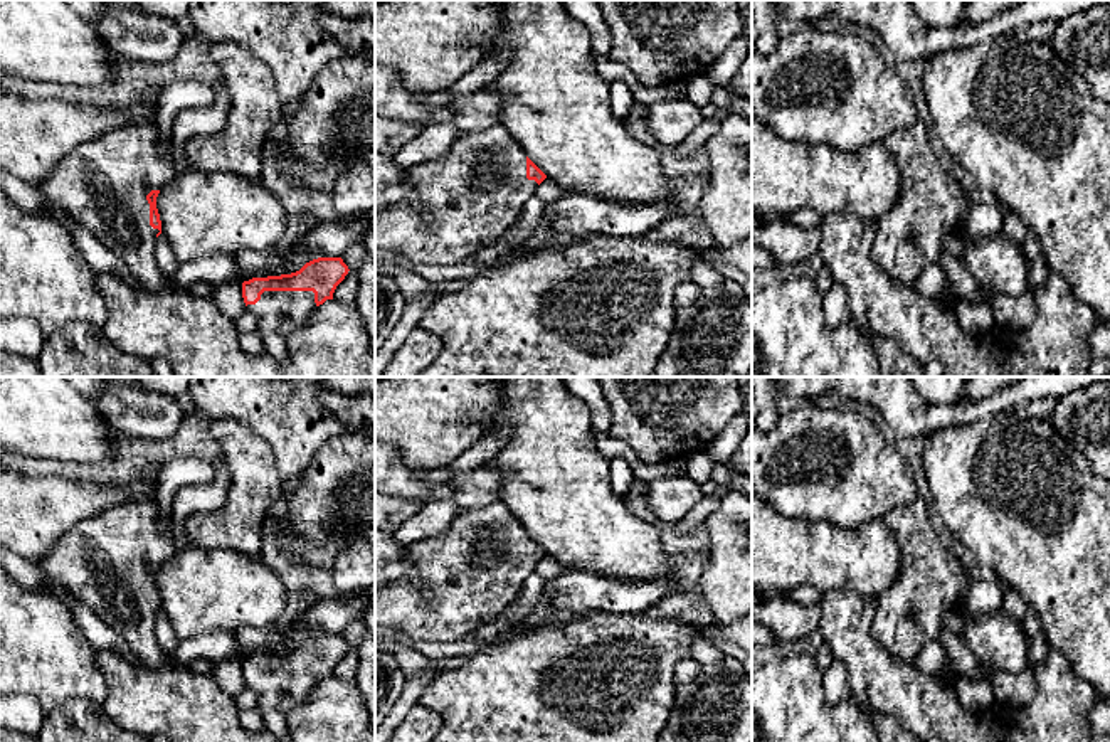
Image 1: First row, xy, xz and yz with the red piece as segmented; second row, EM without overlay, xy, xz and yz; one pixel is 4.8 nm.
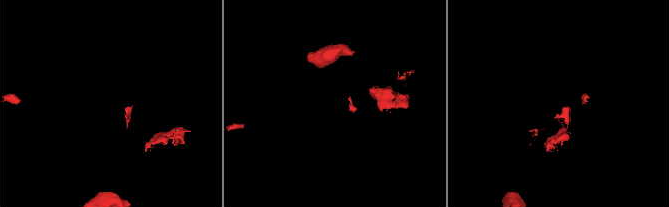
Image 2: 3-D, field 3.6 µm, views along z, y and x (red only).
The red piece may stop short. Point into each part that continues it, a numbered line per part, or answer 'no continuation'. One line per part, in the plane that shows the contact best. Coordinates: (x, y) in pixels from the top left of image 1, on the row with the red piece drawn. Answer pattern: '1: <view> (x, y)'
1: xy (278, 312)

